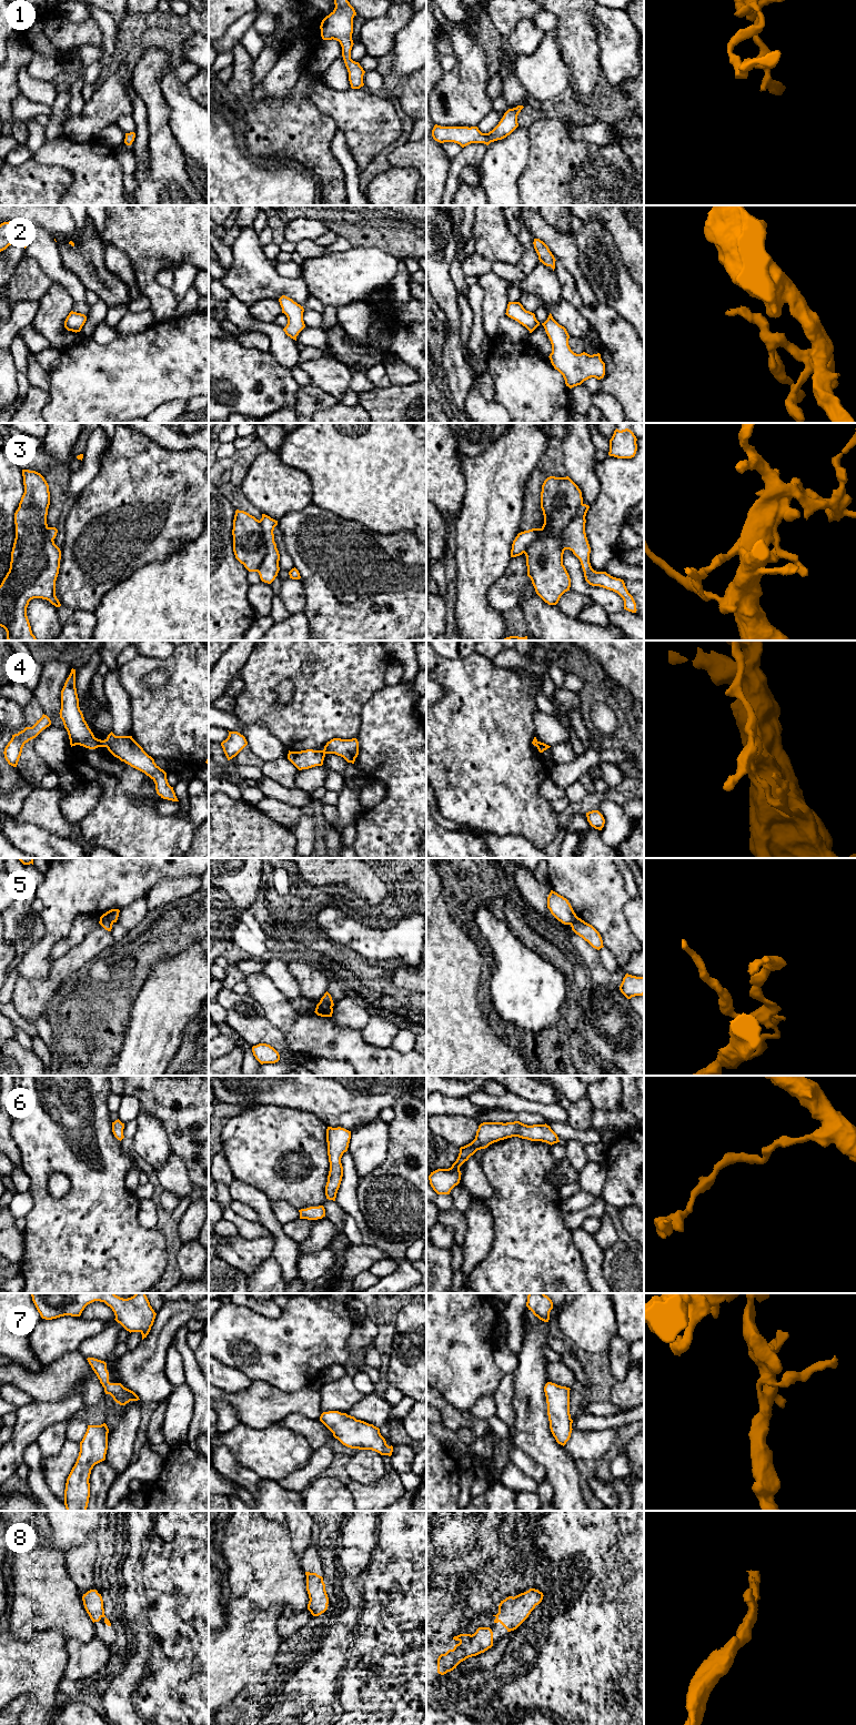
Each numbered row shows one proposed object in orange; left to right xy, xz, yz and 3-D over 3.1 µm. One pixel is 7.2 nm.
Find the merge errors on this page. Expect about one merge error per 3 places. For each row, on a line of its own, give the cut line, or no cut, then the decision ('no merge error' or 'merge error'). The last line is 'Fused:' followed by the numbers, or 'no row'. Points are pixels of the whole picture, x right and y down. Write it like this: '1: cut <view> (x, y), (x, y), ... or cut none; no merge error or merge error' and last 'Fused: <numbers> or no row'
1: cut none; no merge error
2: cut none; no merge error
3: cut none; no merge error
4: cut xy (102, 740), (104, 746); merge error
5: cut xy (100, 918), (112, 922); merge error
6: cut none; no merge error
7: cut none; no merge error
8: cut none; no merge error
Fused: 4, 5

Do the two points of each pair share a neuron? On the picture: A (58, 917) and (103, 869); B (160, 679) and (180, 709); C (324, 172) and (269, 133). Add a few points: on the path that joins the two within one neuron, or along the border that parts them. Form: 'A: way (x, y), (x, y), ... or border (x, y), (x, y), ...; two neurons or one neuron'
A: way (66, 905), (91, 879); one neuron
B: border (169, 676), (163, 672), (152, 671), (143, 682); two neurons
C: way (315, 157), (292, 133), (284, 133); one neuron

